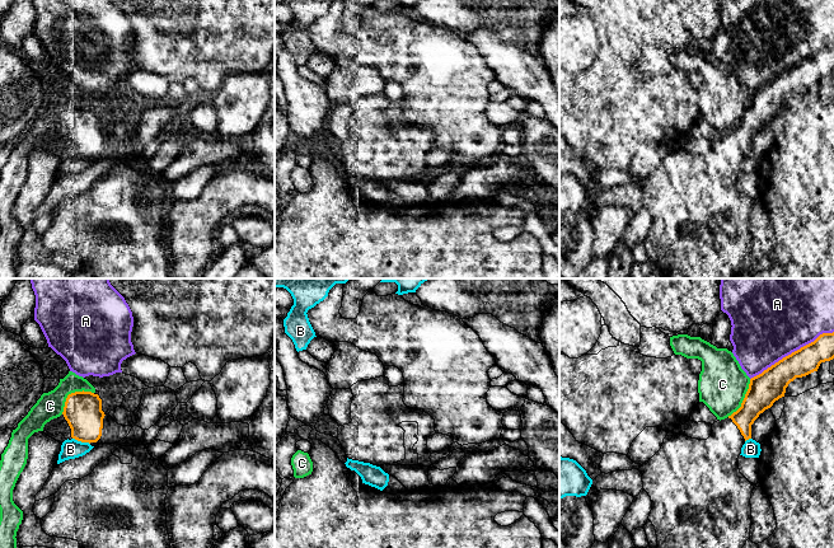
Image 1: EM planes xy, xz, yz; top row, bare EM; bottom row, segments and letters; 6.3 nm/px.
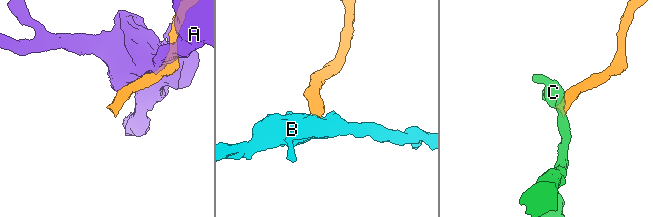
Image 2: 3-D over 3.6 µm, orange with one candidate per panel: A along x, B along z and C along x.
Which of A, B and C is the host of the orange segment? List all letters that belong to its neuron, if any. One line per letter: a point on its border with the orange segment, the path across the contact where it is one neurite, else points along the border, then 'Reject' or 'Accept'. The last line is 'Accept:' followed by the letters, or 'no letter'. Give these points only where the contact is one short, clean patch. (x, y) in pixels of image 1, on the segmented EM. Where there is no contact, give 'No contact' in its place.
A: Touches orange at yz (792, 352). Reject
B: Touches orange at xy (82, 441). Reject
C: Touches orange at xy (71, 393). Reject
Accept: no letter

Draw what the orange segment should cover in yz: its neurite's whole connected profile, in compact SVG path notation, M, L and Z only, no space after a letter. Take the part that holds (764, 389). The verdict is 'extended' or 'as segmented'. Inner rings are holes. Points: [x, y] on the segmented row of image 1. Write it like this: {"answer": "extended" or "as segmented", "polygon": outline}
{"answer": "extended", "polygon": "M834 332L823 333L814 342L783 357L762 374L750 379L749 389L741 407L725 420L712 425L707 440L667 432L661 449L638 469L642 474L643 490L652 501L648 520L657 535L657 548L742 548L750 539L751 505L754 486L740 473L737 458L746 440L751 439L751 425L776 401L784 397L786 388L796 378L817 371L821 362L834 359Z"}

